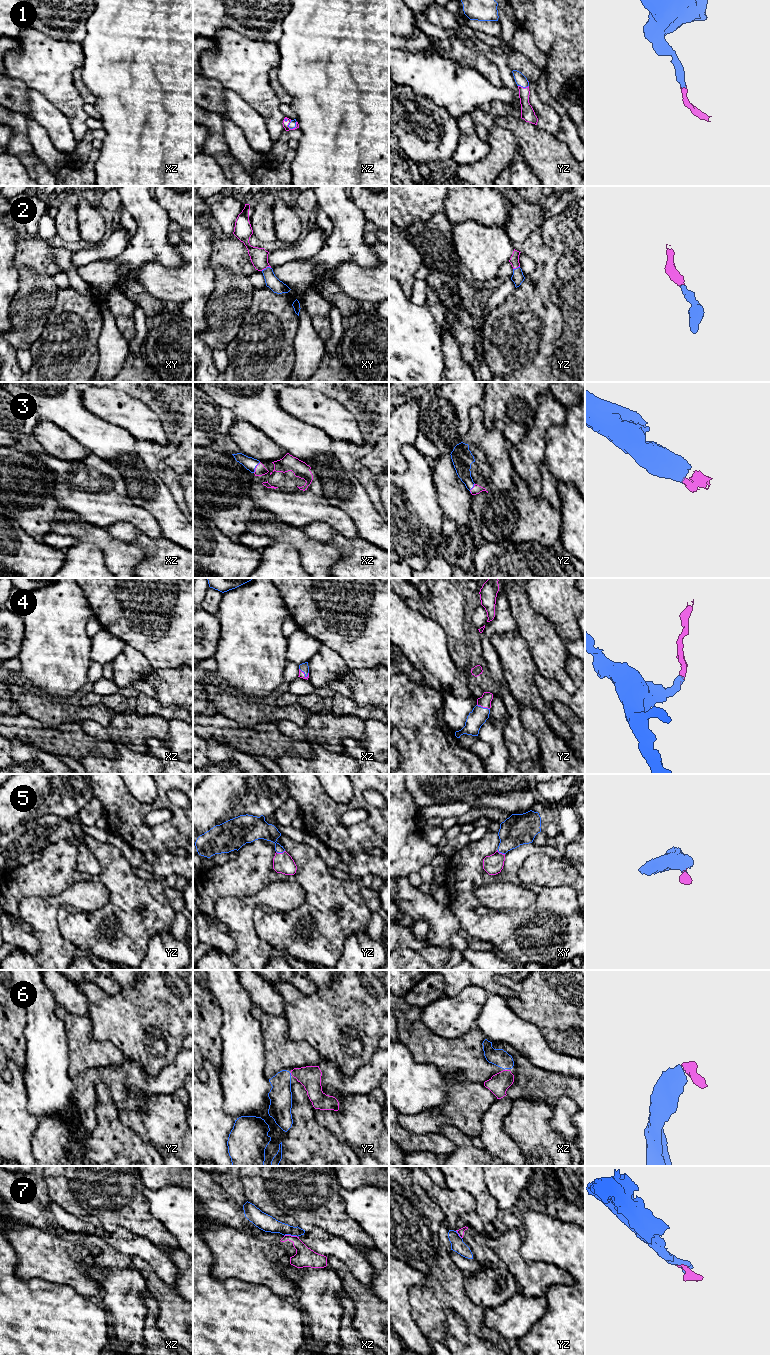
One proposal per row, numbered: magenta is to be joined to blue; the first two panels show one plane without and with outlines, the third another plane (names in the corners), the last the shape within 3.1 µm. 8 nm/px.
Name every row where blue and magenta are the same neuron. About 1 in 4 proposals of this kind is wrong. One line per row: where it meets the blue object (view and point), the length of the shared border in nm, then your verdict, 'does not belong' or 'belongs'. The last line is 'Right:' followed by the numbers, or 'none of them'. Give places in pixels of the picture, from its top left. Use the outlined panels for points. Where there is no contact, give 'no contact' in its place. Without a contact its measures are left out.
1: meets blue in yz at (523, 87); contact 90 nm long; belongs
2: meets blue in xy at (266, 268); contact 80 nm long; belongs
3: meets blue in xz at (255, 467); contact 110 nm long; belongs
4: meets blue in yz at (482, 707); contact 110 nm long; belongs
5: meets blue in yz at (280, 852); contact 70 nm long; belongs
6: meets blue in yz at (290, 1073); contact 30 nm long; belongs
7: meets blue in xz at (291, 1235); contact 110 nm long; does not belong
Right: 1, 2, 3, 4, 5, 6

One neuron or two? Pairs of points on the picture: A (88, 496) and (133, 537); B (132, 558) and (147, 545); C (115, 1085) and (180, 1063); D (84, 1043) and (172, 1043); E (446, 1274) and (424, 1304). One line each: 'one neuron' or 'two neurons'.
A: two neurons
B: two neurons
C: one neuron
D: two neurons
E: one neuron

